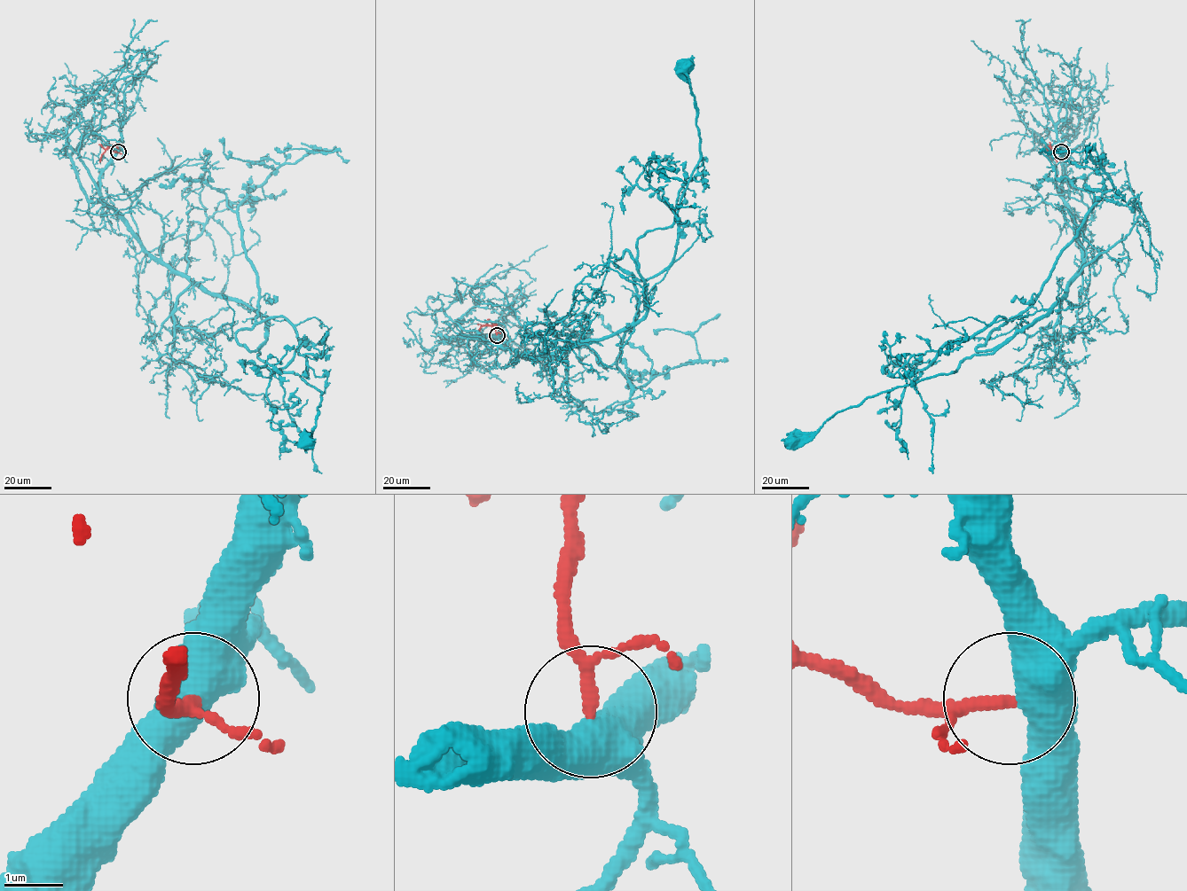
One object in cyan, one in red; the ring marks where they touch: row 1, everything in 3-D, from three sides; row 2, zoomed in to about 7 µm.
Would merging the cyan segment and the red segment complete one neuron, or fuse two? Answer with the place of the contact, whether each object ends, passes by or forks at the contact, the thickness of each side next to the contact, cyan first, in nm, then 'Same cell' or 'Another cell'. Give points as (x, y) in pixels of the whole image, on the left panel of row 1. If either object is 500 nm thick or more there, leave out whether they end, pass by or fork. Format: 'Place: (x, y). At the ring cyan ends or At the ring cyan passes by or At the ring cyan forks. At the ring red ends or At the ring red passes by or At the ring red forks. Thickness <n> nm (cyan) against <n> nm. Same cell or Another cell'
Place: (118, 152). Thickness 500 nm (cyan) against 160 nm. Same cell

